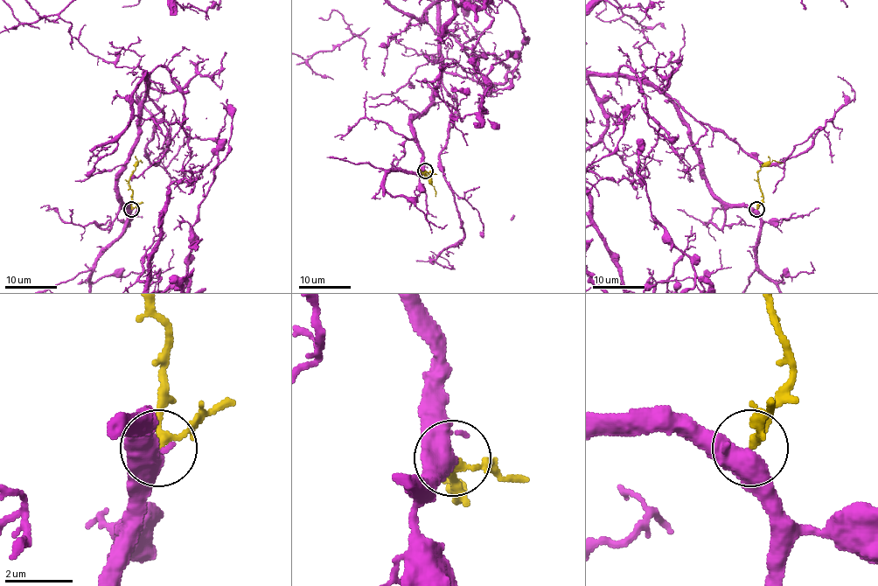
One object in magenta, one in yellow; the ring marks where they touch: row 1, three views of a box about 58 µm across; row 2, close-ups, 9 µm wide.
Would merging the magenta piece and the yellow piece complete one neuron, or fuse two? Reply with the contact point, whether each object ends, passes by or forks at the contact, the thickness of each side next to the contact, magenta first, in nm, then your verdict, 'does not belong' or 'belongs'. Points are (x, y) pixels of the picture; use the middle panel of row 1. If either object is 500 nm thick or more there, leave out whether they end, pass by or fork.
at (425, 170); magenta forks there; yellow passes by; 400 nm thick on the magenta side, 190 nm on the other; belongs

